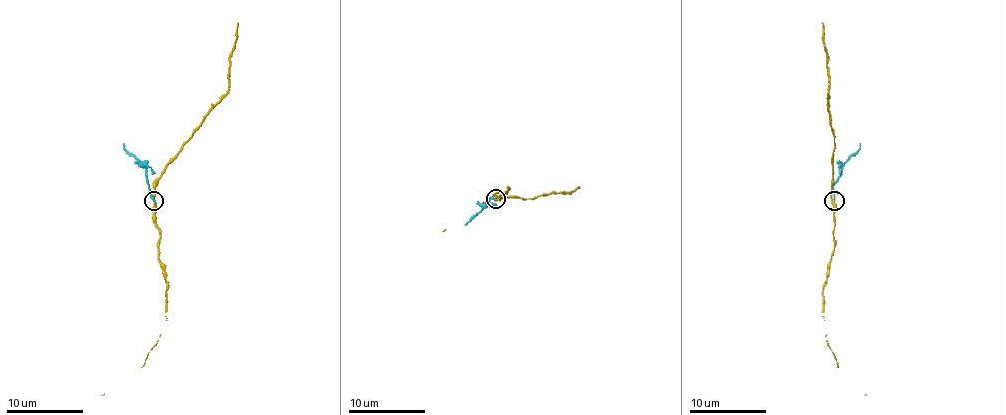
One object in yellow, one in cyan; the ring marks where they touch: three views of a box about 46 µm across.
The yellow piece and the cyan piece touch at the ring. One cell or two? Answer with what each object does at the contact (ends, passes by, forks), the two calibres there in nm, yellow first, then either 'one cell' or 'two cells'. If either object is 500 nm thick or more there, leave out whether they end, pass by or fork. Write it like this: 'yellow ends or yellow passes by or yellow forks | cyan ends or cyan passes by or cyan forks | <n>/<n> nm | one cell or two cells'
yellow passes by | cyan ends | 240/180 nm | two cells

